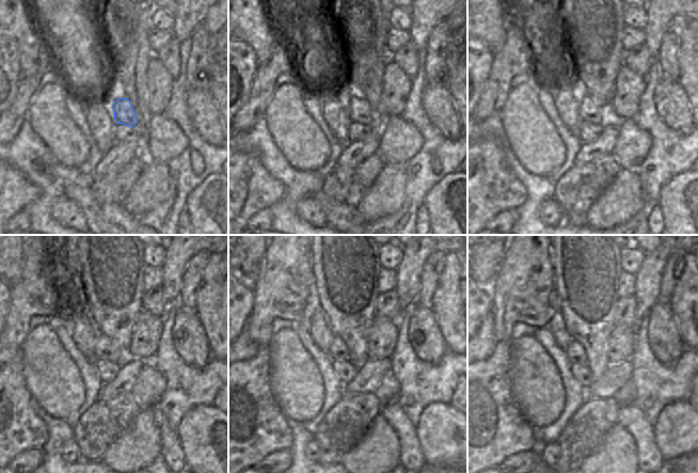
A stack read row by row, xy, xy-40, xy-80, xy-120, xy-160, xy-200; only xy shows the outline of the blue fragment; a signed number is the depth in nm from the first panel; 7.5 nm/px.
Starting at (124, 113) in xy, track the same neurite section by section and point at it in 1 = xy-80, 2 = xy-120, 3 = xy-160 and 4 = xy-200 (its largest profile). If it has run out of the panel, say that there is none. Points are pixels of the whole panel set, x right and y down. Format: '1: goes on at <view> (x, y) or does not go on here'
1: goes on at xy-80 (592, 110)
2: goes on at xy-120 (105, 350)
3: goes on at xy-160 (338, 351)
4: goes on at xy-200 (574, 351)

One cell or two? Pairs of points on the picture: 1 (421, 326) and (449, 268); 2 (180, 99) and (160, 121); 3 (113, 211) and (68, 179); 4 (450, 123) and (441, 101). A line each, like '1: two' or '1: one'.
1: two
2: two
3: two
4: one

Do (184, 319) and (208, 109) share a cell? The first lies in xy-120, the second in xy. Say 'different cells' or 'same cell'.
same cell

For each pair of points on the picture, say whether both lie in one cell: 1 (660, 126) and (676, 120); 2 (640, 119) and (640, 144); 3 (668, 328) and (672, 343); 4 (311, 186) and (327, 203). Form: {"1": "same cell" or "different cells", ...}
{"1": "different cells", "2": "different cells", "3": "same cell", "4": "different cells"}

